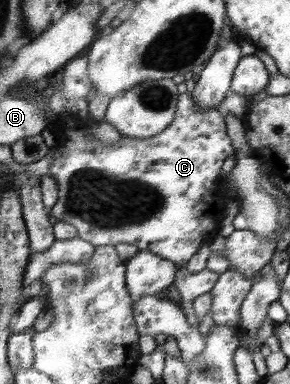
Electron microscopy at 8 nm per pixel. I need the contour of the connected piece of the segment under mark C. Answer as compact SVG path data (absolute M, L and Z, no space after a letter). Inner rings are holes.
M187 91L182 93L182 103L173 123L153 137L121 136L116 145L104 145L95 137L88 139L88 135L68 135L65 131L58 138L56 148L68 150L57 150L47 174L58 185L58 199L50 213L57 221L73 225L80 239L88 240L95 247L130 243L139 251L150 251L184 267L204 241L214 237L212 233L218 229L224 213L224 199L218 195L220 167L224 157L236 155L232 138L228 139L224 133L224 117L217 108L200 111Z

